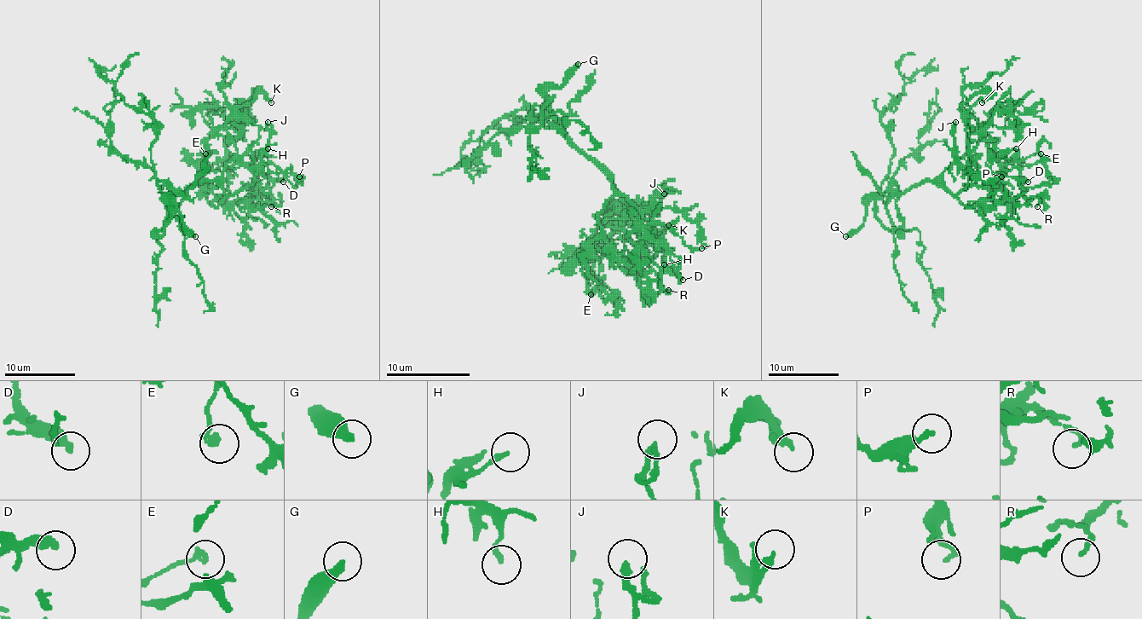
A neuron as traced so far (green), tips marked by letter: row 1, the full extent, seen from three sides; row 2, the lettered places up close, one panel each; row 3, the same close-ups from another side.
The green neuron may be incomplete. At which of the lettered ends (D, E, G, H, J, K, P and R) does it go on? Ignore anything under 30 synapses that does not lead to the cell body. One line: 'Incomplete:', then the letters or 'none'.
Incomplete: G

